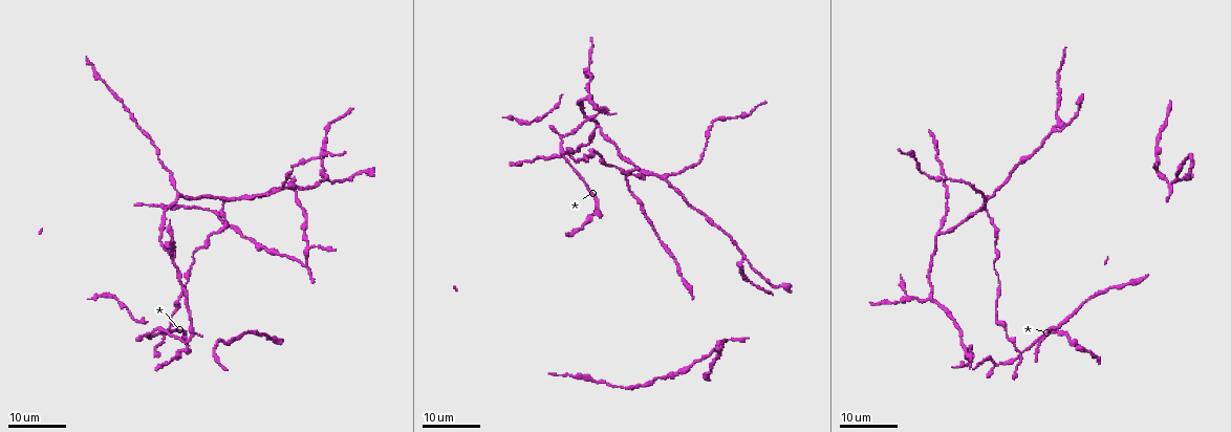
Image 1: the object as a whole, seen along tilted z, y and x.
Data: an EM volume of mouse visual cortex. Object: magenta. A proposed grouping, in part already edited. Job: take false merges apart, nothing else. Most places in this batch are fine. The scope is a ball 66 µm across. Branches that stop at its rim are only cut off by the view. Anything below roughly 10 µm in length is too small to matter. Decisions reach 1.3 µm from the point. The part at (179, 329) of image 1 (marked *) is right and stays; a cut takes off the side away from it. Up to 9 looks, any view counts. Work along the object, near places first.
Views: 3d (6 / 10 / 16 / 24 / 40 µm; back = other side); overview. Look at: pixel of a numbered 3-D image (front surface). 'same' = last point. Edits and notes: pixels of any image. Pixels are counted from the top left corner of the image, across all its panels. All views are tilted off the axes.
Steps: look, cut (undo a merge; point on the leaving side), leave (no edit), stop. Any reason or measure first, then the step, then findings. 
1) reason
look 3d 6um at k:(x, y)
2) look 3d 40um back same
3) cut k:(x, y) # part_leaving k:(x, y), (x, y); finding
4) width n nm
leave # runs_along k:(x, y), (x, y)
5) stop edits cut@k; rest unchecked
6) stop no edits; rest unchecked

three-way junction
look 3d 24um at 1:(597, 127)

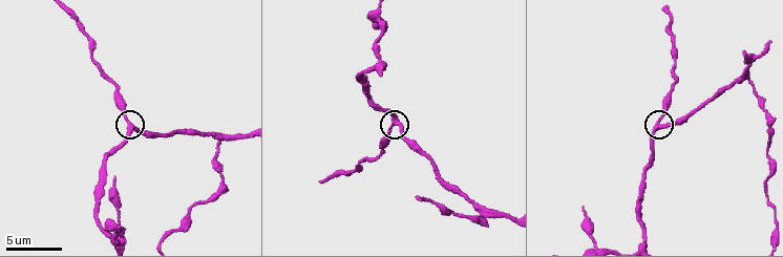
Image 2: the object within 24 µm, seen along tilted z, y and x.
look 3d 10um at 2:(133, 128)

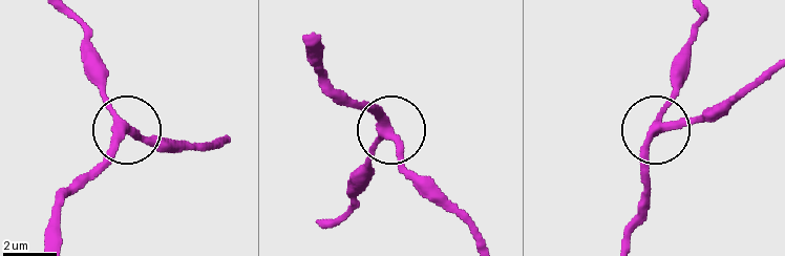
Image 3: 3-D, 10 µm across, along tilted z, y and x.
width 290 nm
leave # one cell here

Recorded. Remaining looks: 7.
a narrow waist
look 3d 10um at 2:(766, 110)

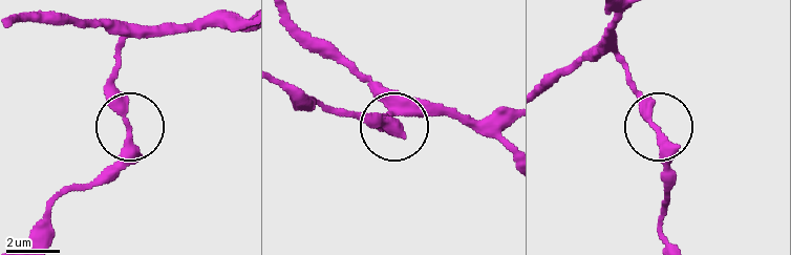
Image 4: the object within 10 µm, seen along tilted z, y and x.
look 3d 6um at 4:(655, 128)

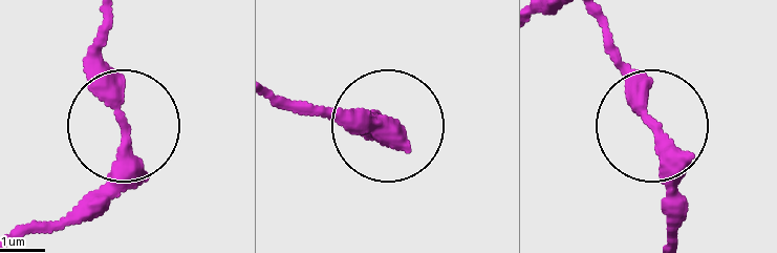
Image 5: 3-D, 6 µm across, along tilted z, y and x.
width 280 nm
leave # continuous, no second cell

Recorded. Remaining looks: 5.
three-way junction
look 3d 10um at 2:(751, 58)

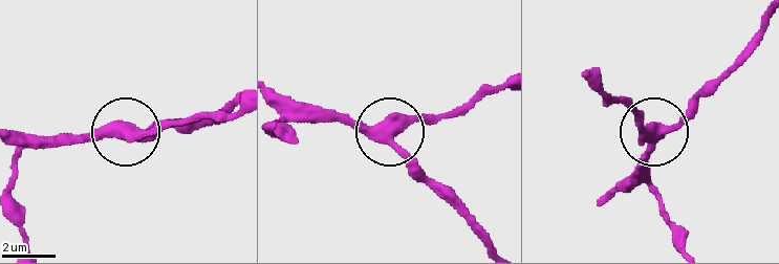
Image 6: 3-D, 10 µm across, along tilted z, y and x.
arms 3
leave # one cell here

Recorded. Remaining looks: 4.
look 3d 16um at 1:(183, 331)

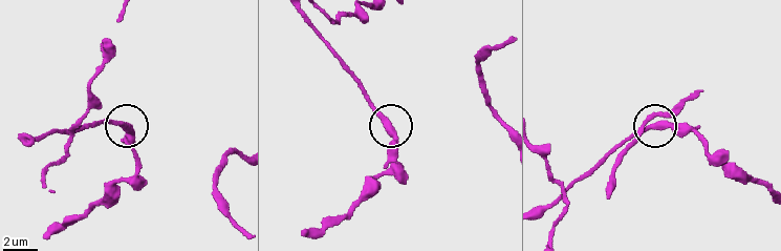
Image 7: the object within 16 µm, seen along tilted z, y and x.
look 3d 6um at 7:(664, 124)

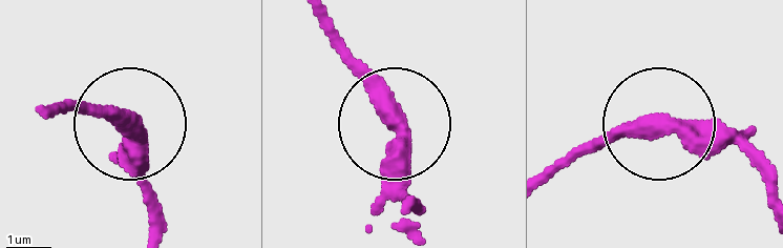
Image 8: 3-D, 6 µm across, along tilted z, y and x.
leave # runs_along 8:(601, 136), (710, 124), (750, 139); one cell here

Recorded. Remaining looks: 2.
stop no edits; rest unchecked

